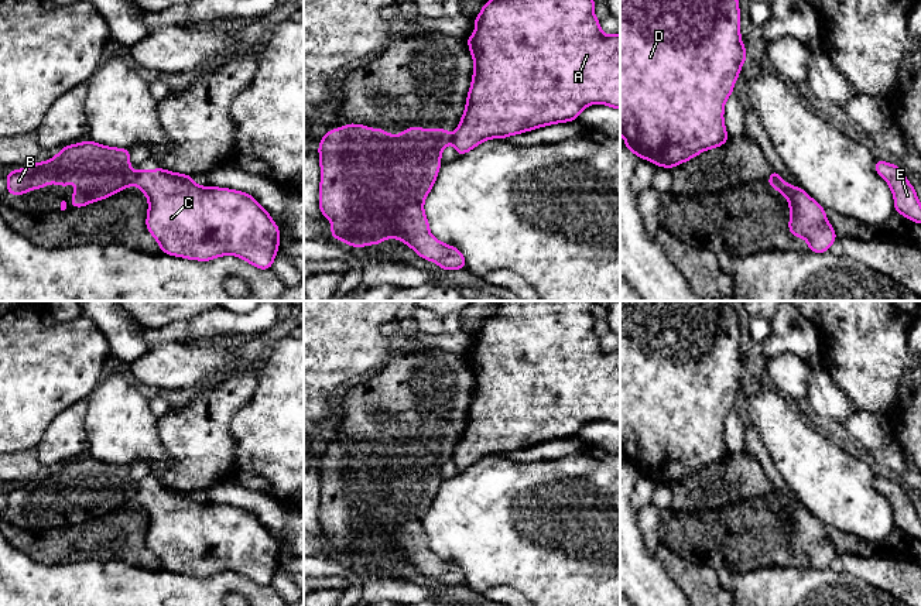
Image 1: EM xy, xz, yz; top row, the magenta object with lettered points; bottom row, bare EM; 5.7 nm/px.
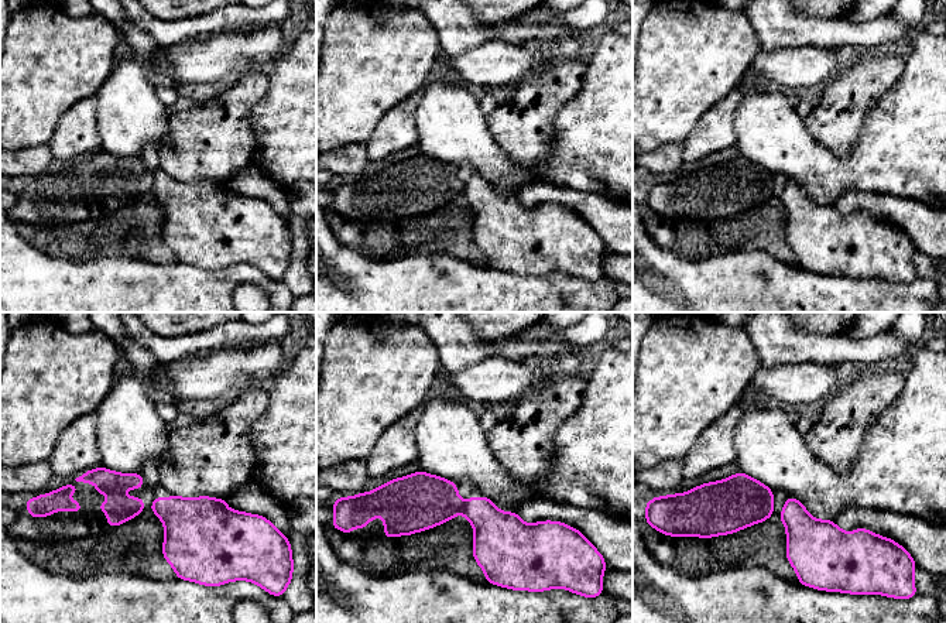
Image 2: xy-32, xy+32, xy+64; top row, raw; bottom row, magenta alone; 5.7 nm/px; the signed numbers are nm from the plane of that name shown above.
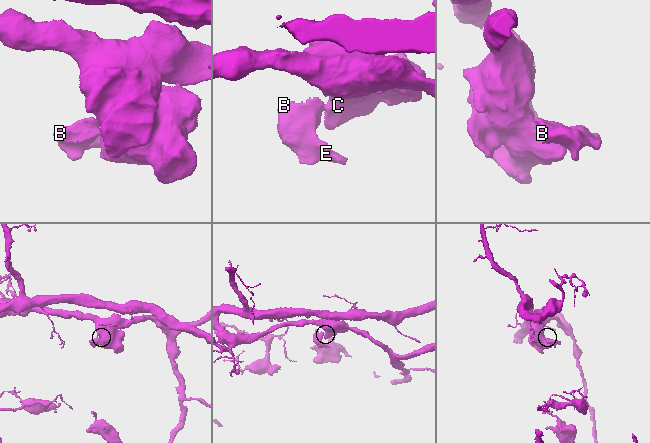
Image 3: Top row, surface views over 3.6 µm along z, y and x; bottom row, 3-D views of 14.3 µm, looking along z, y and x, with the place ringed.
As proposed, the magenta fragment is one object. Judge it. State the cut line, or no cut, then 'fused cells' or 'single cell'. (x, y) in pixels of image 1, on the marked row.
cut in xy along (137, 173), (133, 182); fused cells

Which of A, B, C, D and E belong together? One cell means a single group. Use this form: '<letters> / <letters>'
A C D / B E

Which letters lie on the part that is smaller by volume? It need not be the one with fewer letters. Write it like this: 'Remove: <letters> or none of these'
Remove: B, E

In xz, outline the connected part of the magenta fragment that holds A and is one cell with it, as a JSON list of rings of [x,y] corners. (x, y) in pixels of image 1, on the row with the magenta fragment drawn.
[[[489,0],[482,7],[482,11],[473,20],[476,31],[466,40],[475,61],[475,71],[466,97],[466,109],[452,136],[452,143],[458,155],[466,154],[489,138],[506,138],[542,126],[578,120],[579,113],[595,103],[602,103],[620,110],[620,32],[614,35],[605,35],[602,32],[599,20],[593,13],[595,4],[593,0]]]

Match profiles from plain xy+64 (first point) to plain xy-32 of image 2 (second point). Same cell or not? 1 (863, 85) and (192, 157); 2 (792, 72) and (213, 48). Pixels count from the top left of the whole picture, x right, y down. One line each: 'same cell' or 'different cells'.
1: same cell
2: same cell

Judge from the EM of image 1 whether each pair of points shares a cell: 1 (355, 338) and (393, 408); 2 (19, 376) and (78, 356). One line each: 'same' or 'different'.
1: different
2: same

